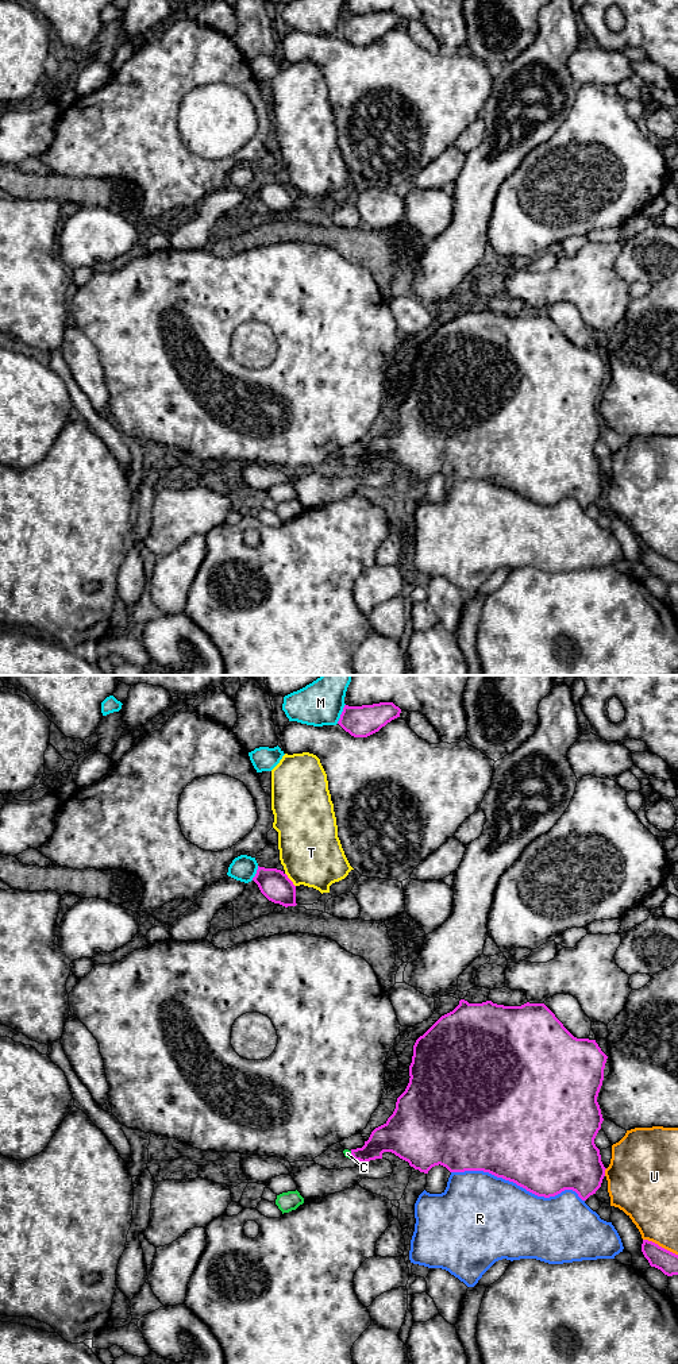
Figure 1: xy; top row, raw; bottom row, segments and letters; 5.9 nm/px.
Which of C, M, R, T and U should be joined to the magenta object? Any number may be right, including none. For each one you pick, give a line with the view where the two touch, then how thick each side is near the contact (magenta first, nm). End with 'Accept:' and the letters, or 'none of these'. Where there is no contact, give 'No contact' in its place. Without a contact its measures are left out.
C: Touches magenta in xy. Thickness 180 nm (magenta) against 50 nm
Accept: C

